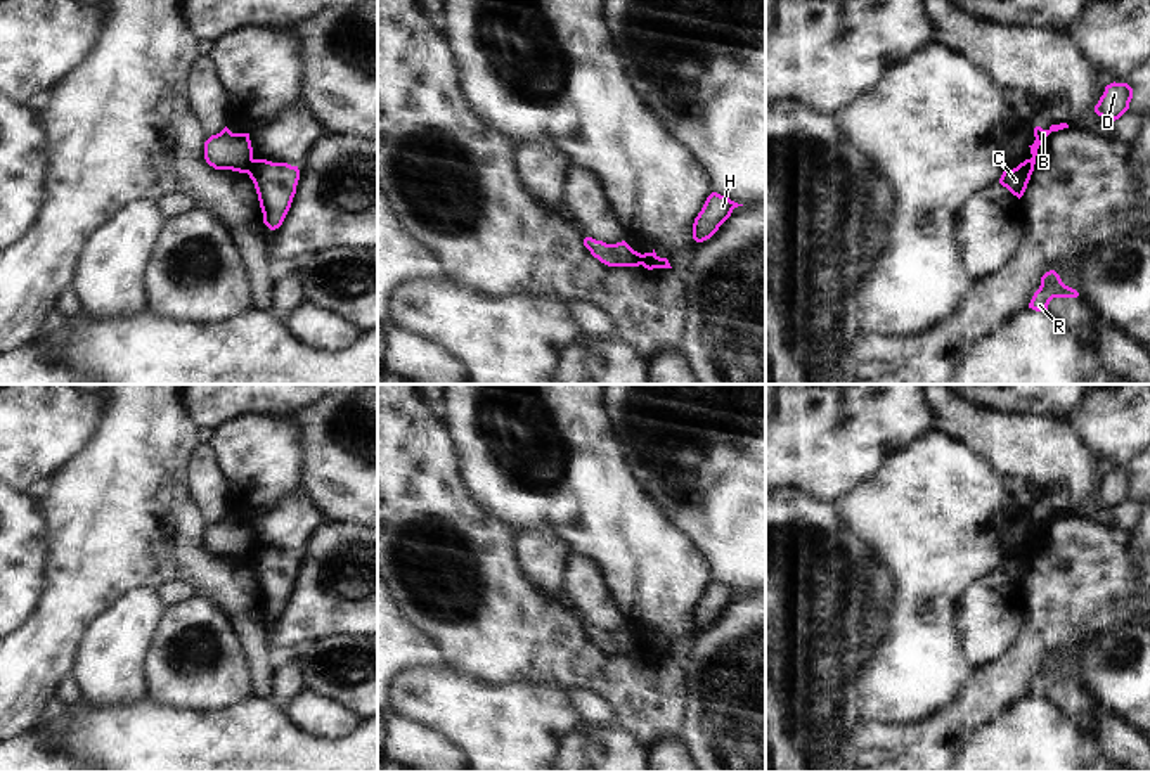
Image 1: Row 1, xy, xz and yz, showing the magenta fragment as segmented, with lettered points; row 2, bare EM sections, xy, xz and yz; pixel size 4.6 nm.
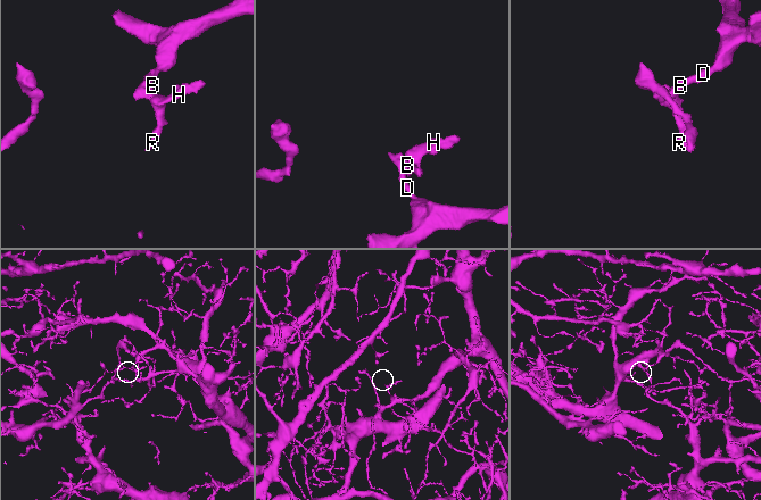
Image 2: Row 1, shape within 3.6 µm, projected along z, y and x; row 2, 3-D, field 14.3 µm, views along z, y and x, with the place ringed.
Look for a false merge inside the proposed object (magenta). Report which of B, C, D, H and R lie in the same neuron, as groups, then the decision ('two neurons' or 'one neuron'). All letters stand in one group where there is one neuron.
B D / C H R; two neurons

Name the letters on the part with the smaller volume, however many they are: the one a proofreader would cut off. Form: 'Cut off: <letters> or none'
Cut off: C, H, R

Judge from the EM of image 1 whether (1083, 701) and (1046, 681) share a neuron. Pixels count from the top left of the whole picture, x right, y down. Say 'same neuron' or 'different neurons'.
same neuron

